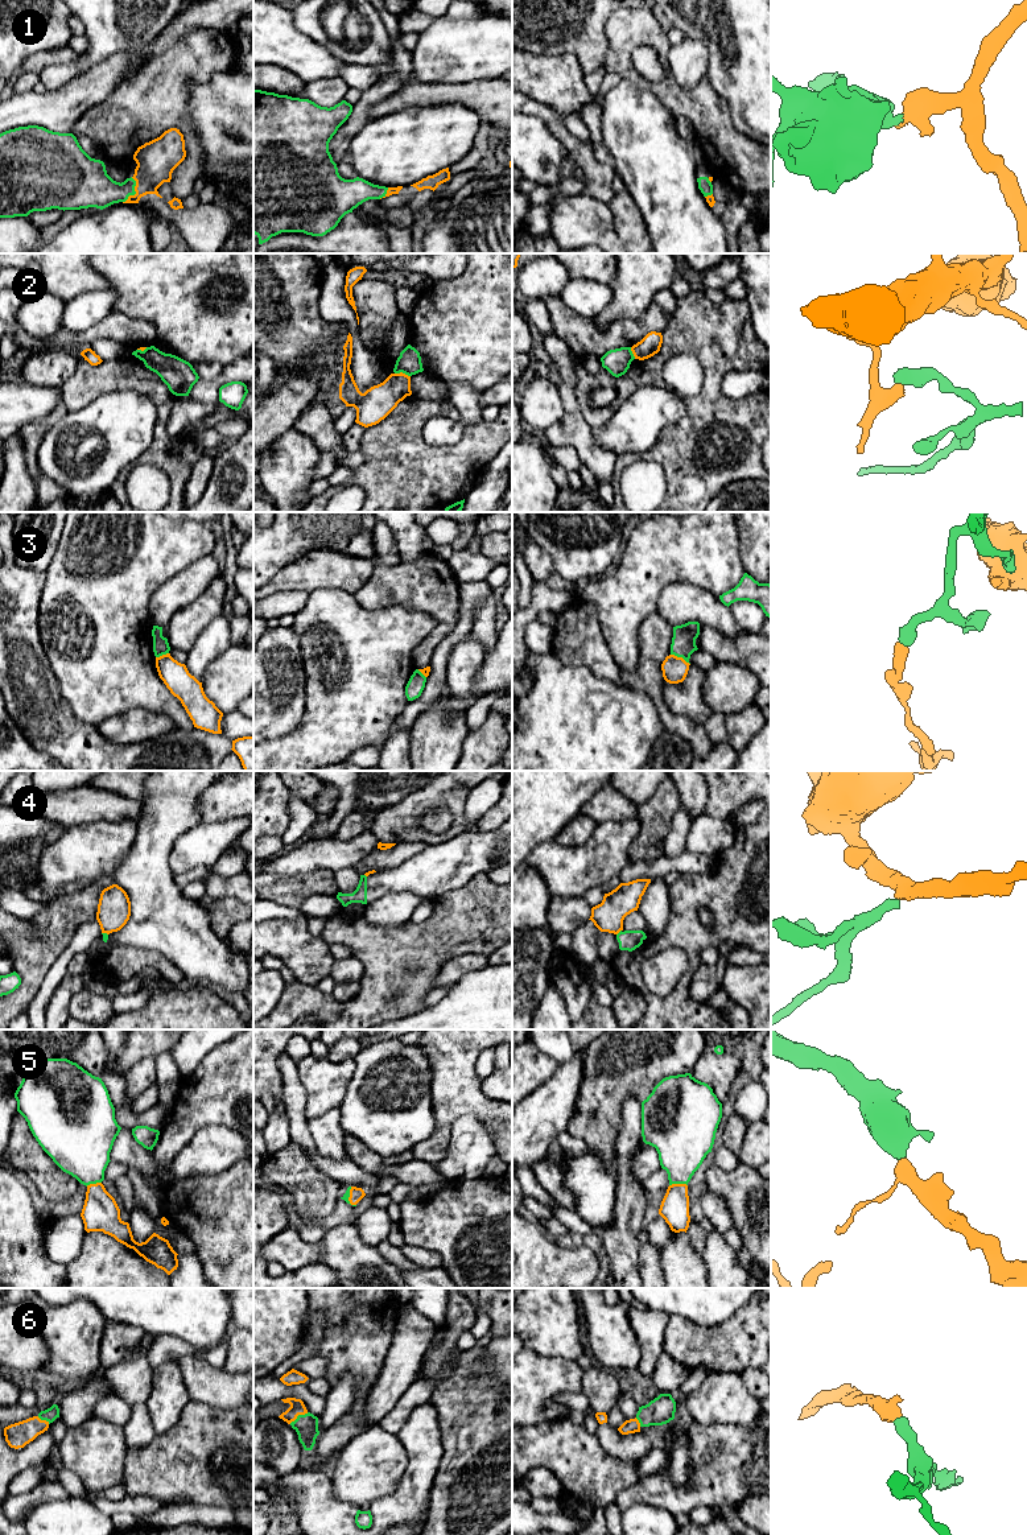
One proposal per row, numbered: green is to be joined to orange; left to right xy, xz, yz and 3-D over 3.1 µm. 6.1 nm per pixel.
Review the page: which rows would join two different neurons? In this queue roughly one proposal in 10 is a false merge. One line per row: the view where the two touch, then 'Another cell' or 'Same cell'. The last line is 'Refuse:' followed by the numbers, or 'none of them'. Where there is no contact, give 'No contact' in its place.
1: Touches orange in xy. Same cell
2: Touches orange in xz. Another cell
3: Touches orange in yz. Another cell
4: Touches orange in yz. Another cell
5: Touches orange in yz. Same cell
6: Touches orange in xz. Same cell
Refuse: 2, 3, 4

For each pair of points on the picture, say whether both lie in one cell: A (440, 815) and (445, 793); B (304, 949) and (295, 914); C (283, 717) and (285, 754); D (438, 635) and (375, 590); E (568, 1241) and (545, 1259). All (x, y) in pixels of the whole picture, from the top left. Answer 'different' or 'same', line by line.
A: different
B: different
C: different
D: same
E: different

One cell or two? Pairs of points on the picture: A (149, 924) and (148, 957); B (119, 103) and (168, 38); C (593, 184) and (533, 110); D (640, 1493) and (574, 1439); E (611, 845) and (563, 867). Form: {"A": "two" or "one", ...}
{"A": "two", "B": "two", "C": "one", "D": "two", "E": "one"}

